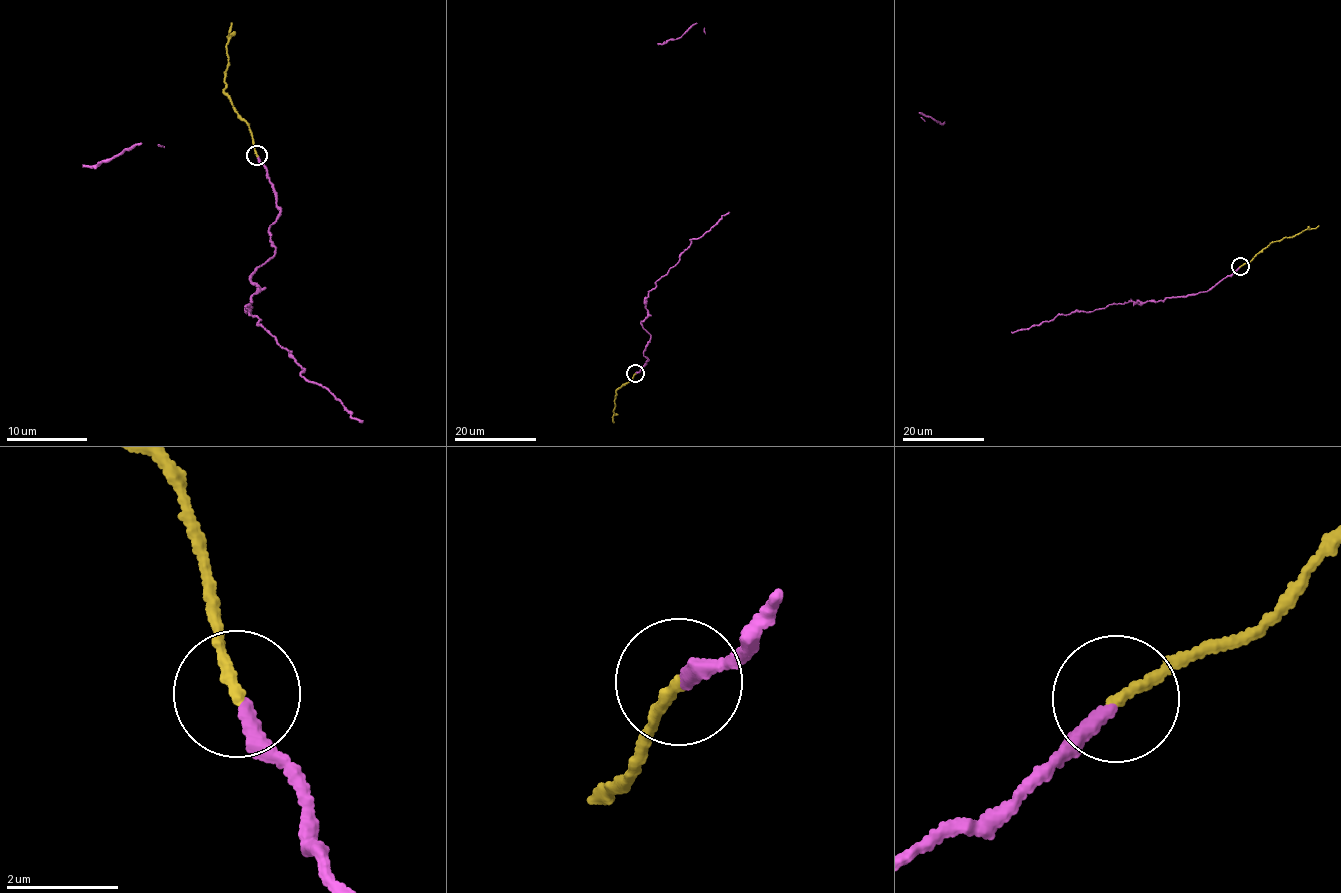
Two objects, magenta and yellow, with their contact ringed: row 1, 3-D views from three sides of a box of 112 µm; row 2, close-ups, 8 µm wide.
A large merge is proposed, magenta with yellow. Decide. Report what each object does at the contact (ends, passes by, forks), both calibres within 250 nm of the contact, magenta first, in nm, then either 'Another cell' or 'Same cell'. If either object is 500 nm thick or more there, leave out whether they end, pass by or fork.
At the ring magenta ends. At the ring yellow ends. Thickness 280 nm (magenta) against 200 nm. Same cell

